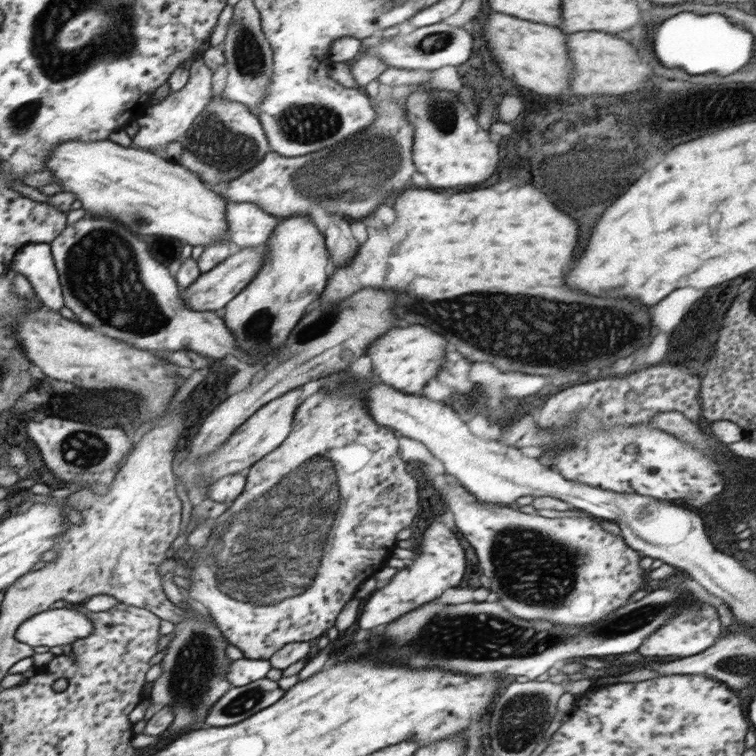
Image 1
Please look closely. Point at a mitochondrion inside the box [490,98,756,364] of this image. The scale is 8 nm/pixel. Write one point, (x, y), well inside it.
(590, 155)

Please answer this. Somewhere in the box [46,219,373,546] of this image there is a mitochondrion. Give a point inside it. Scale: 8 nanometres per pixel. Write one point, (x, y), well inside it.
(101, 269)

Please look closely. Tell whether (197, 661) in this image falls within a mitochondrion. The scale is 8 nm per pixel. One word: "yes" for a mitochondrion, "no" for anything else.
yes

